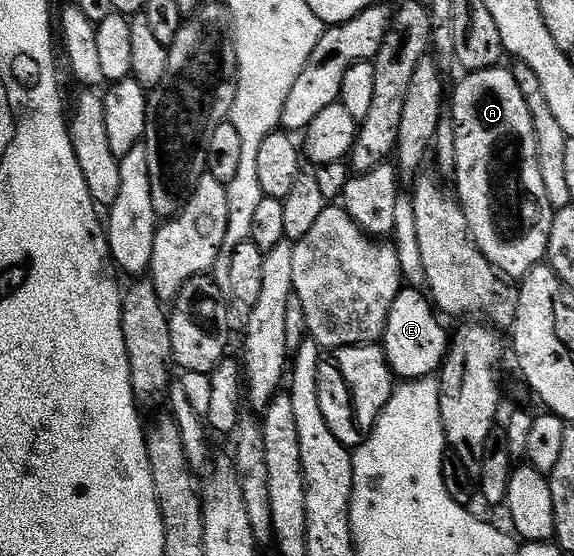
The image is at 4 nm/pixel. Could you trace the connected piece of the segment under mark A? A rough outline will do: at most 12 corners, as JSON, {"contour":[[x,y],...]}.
{"contour":[[509,67],[448,96],[453,191],[503,277],[543,263],[555,213]]}

